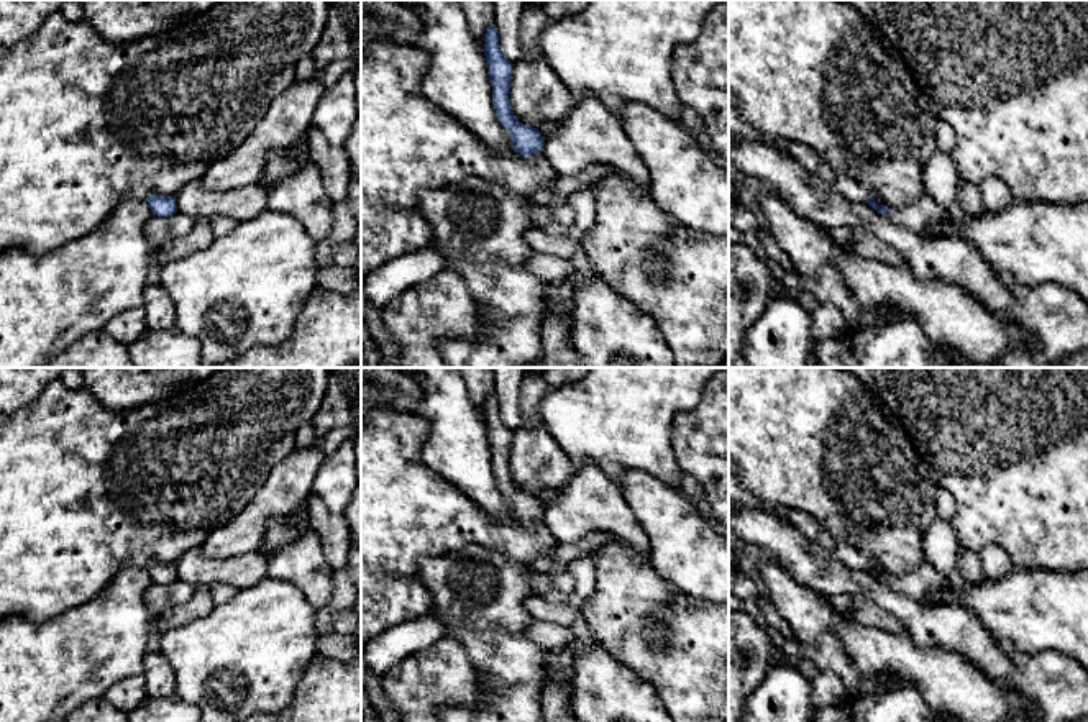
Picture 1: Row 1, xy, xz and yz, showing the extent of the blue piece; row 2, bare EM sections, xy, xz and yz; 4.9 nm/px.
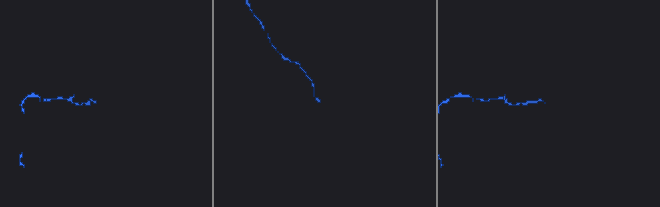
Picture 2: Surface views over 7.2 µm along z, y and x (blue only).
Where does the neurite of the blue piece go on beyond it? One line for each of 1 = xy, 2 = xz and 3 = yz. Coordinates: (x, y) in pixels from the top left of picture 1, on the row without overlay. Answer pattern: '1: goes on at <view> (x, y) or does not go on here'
1: does not go on here
2: does not go on here
3: does not go on here

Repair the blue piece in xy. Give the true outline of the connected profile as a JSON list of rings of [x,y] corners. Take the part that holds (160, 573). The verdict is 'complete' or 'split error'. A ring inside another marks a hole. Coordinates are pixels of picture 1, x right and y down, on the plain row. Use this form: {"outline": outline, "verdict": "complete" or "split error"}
{"outline": [[[148,563],[146,566],[153,583],[169,584],[177,579],[176,566],[162,563]]], "verdict": "complete"}

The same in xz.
{"outline": [[[496,392],[486,397],[484,423],[489,432],[492,473],[501,492],[512,505],[514,519],[525,525],[540,520],[545,514],[545,507],[540,504],[538,497],[520,491],[512,479],[509,468],[512,430],[501,422]]], "verdict": "complete"}

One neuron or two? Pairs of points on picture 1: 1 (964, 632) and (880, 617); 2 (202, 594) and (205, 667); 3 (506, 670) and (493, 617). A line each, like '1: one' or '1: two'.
1: two
2: two
3: one

